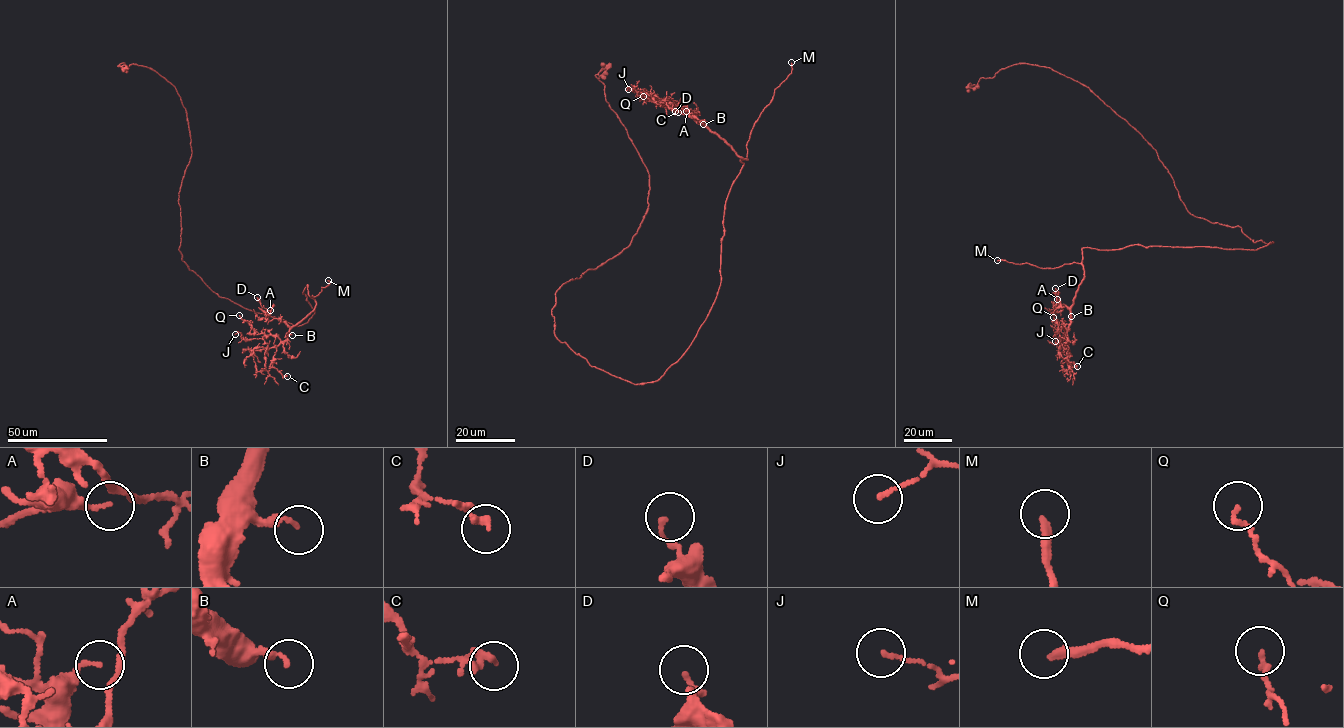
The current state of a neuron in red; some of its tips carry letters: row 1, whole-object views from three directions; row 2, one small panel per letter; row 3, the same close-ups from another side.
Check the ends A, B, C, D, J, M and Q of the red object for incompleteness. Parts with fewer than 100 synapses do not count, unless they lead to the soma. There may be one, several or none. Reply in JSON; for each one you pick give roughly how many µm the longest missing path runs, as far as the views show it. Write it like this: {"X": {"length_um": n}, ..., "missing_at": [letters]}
{"M": {"length_um": 45}, "missing_at": ["M"]}

